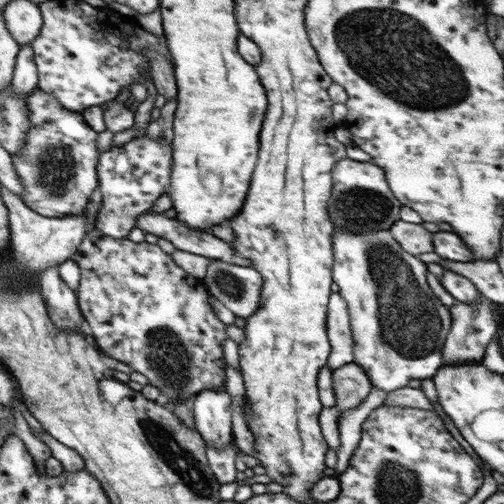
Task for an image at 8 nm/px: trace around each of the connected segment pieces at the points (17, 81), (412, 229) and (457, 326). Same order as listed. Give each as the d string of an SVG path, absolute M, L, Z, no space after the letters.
M30 44L20 47L15 60L11 85L18 94L29 96L38 88L38 69L35 63L35 54Z
M400 219L393 224L390 231L402 250L412 256L418 257L424 252L434 252L433 233L424 229L421 224L408 223Z
M480 294L478 302L474 305L460 304L459 302L449 308L452 322L446 340L443 342L443 365L464 365L482 362L488 344L498 334L500 327L494 321L492 315L493 304L491 300Z

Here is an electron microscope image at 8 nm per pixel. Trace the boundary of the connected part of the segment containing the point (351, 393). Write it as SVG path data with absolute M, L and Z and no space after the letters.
M352 362L333 371L335 408L342 413L356 409L370 395L372 383L362 367Z

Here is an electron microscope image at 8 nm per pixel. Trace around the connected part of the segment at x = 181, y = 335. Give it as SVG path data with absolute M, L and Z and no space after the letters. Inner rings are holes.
M95 228L85 235L74 254L81 272L78 306L98 350L108 361L124 362L148 379L148 385L158 388L168 399L188 400L204 390L222 389L227 386L223 342L229 338L226 325L212 309L209 292L202 280L186 273L174 263L157 244L147 241L136 243L128 238L110 238Z

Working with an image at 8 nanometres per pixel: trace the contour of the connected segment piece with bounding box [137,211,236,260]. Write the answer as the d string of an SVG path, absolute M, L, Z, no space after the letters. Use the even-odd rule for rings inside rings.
M144 212L138 216L137 226L145 233L169 240L178 250L200 254L208 259L222 260L236 253L231 243L220 240L212 233L190 228L177 218L171 219L163 213Z

